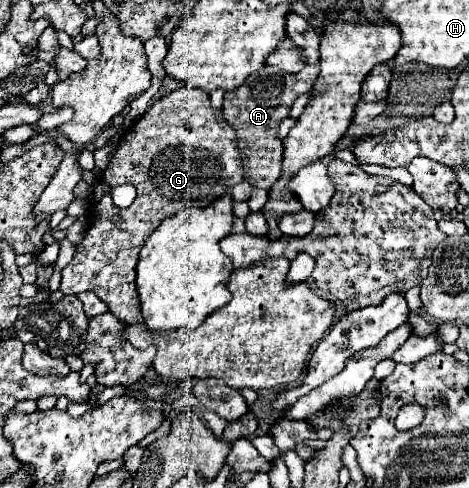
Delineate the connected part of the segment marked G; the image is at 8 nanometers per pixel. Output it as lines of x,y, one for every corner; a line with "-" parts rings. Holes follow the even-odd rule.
191,86
179,88
153,102
133,124
133,132
121,138
101,180
111,188
133,184
137,188
137,198
129,208
117,208
111,194
91,204
91,216
95,216
95,220
77,246
73,260
63,268
61,292
81,294
91,290
121,322
139,324
143,322
135,286
139,250
165,216
173,216
187,206
207,206
225,190
243,182
235,130
225,122
221,110
211,106
205,90
-
113,216
121,216
121,224
113,224

